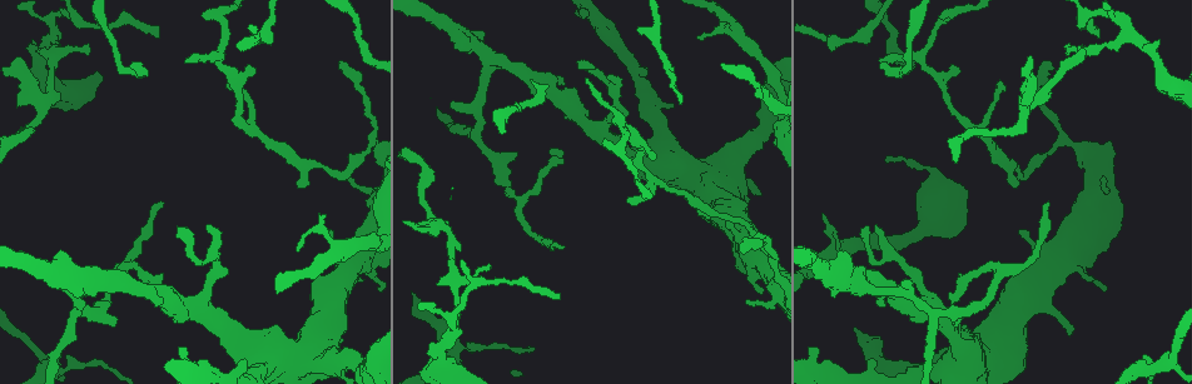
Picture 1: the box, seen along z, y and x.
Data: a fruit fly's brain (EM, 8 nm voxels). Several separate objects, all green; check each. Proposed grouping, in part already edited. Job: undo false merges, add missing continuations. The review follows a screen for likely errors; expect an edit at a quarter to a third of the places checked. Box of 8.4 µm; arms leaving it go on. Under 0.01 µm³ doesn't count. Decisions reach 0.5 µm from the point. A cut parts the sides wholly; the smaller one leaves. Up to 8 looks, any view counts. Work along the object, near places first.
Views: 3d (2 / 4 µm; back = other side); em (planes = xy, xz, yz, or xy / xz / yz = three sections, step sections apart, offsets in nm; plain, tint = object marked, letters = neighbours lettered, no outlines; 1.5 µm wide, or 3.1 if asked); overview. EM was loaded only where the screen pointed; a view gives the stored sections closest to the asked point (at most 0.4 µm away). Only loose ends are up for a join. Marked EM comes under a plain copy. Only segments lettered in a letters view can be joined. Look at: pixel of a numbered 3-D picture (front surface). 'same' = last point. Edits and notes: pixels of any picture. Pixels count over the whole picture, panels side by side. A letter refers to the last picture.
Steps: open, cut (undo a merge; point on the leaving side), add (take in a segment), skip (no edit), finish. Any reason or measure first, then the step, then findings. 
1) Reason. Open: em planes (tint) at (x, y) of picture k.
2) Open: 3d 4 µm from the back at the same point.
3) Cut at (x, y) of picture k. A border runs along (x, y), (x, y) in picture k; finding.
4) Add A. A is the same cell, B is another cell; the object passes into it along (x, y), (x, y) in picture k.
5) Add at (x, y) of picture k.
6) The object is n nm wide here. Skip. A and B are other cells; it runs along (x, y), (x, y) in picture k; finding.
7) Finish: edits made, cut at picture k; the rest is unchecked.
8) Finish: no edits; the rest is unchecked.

Open: em xz step 4 (tint) at (934, 314) of picture 1.

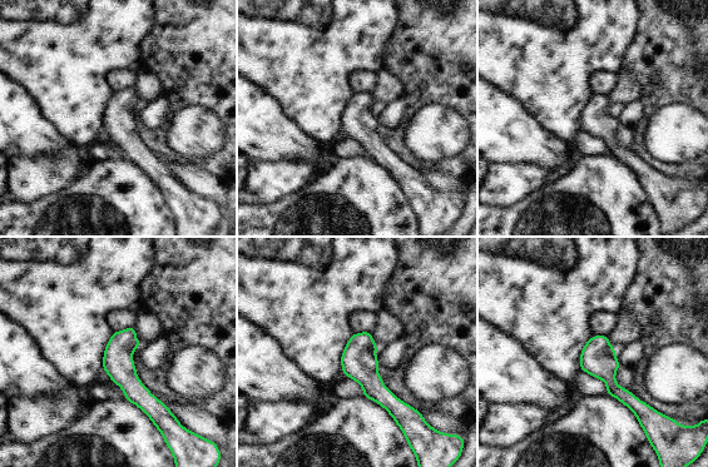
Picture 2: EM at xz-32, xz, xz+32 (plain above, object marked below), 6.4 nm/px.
Open: em xz step 4 (letters) at the same point.

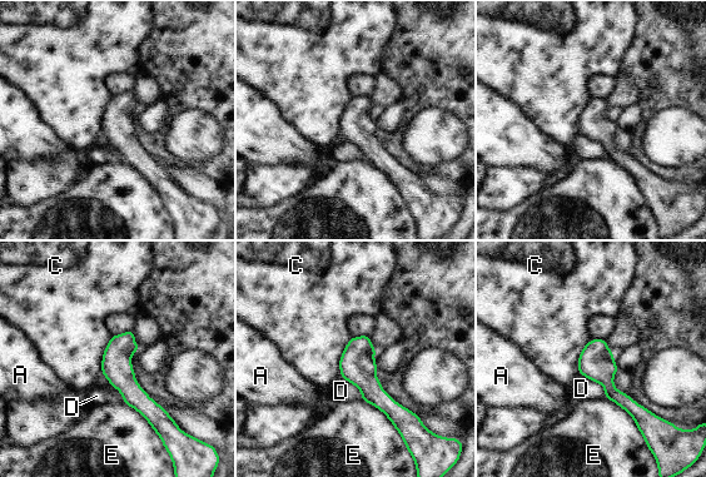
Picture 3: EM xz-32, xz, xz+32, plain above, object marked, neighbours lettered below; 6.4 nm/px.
Skip. A, C, D and E are other cells; it runs along (115, 338), (120, 376), (160, 420) in picture 3; continuous, no second cell.

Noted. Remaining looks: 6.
Abrupt turn. Open: em xy step 4 (tint) at (1000, 273) of picture 1.

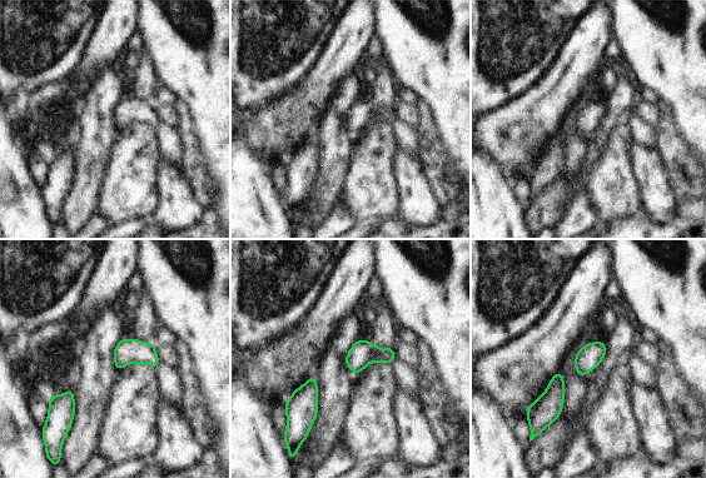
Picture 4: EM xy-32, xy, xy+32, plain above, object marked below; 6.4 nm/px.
Open: em planes (letters) at the same point.

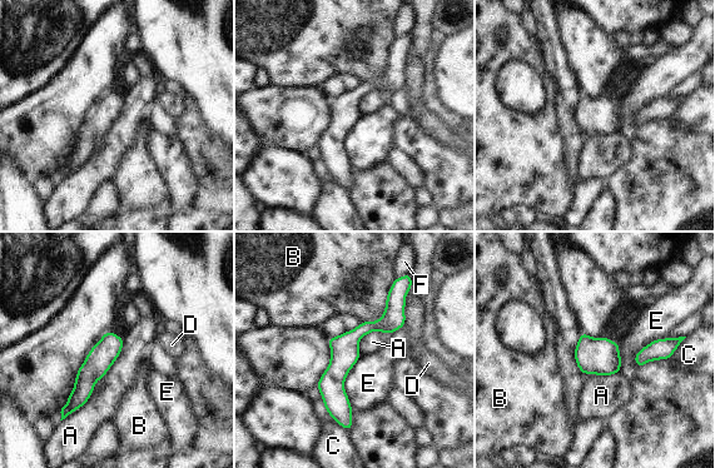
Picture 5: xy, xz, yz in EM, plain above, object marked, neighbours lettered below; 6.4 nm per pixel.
Skip. A, B, C, D, E and F are other cells; a border runs along (124, 338), (122, 352), (102, 377) in picture 5; continuous, no second cell.

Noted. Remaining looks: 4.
Branch stops here. Open: em xz step 8 (letters) at (697, 35) of picture 1.

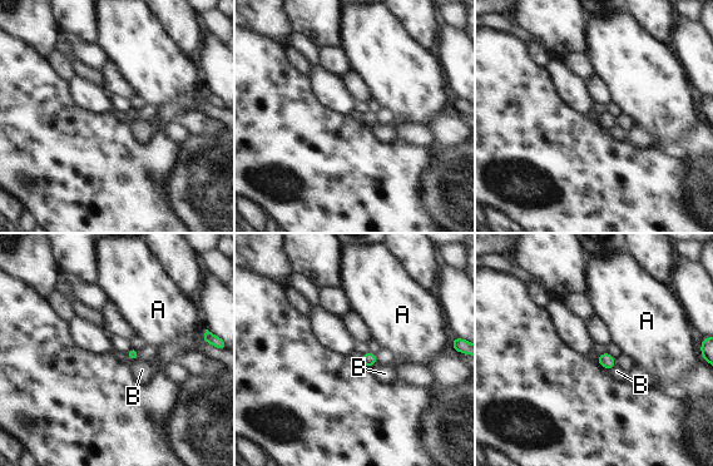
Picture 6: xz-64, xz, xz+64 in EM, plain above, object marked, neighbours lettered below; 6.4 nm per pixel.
Open: em planes (letters) at the same point.

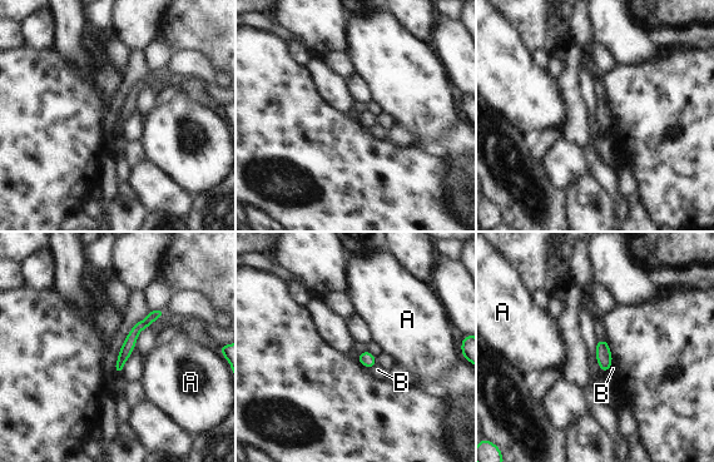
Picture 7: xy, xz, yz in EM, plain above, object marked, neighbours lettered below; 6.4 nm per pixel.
Skip. A and B are other cells; none of them fits.

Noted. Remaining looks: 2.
Finish: no edits; the rest is unchecked.

